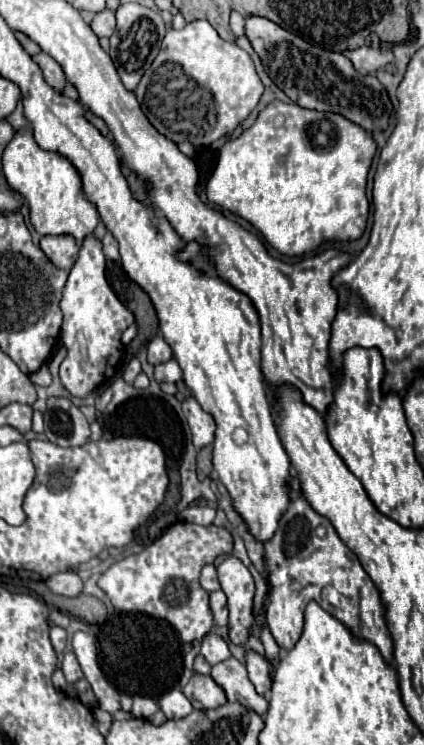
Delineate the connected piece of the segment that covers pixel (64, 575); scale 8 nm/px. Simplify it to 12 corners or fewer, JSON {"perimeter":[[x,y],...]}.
{"perimeter":[[61,572],[45,580],[61,596],[77,596],[83,588],[77,572]]}

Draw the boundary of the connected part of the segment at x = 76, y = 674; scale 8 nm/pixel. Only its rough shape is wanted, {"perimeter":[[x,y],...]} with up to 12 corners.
{"perimeter":[[73,652],[63,656],[61,670],[71,684],[83,678]]}

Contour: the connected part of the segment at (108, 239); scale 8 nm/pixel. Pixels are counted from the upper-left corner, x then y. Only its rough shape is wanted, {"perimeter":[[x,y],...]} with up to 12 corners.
{"perimeter":[[111,232],[103,238],[103,252],[109,260],[119,260],[117,240]]}

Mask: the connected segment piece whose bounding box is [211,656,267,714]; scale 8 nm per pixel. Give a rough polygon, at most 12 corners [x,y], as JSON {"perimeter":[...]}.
{"perimeter":[[227,658],[211,668],[211,678],[229,702],[265,714],[245,664]]}

